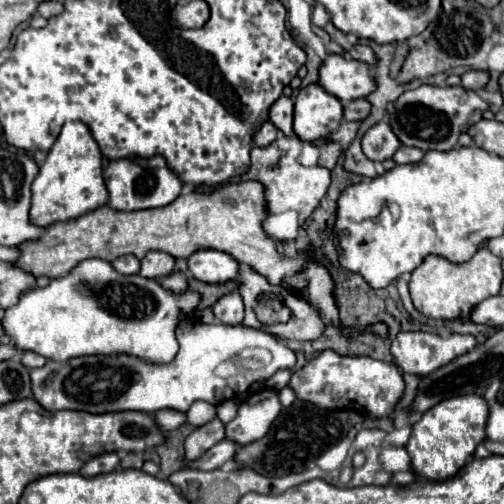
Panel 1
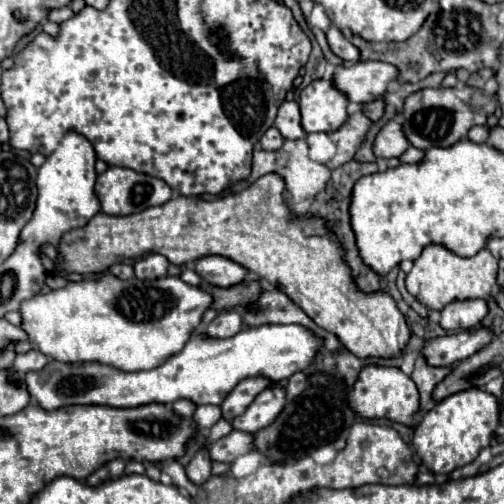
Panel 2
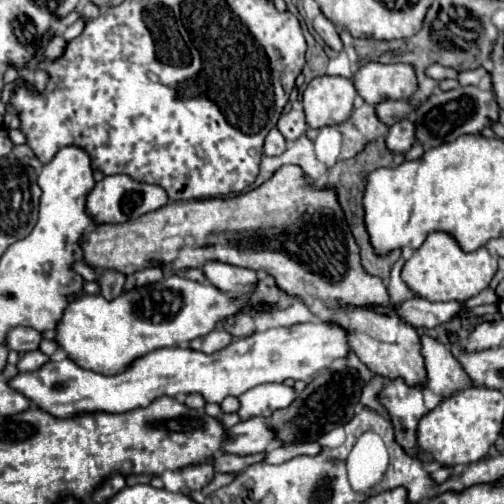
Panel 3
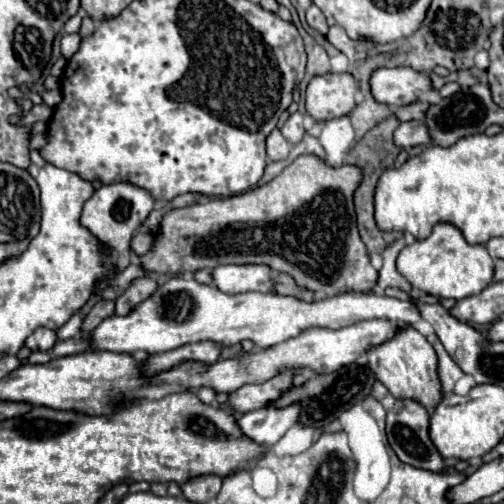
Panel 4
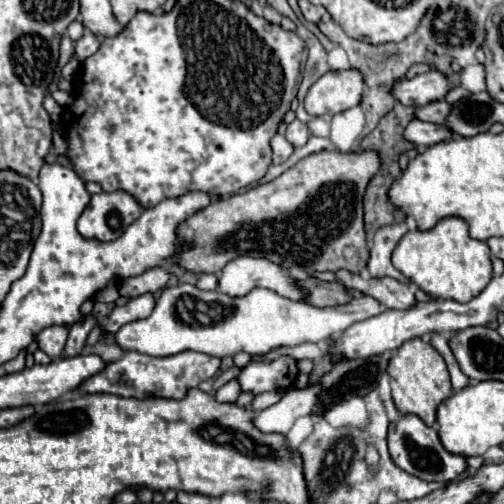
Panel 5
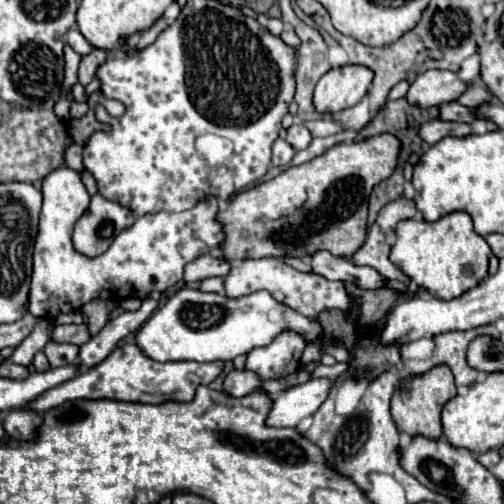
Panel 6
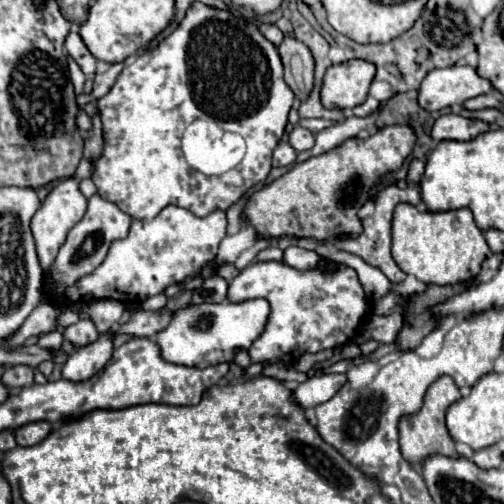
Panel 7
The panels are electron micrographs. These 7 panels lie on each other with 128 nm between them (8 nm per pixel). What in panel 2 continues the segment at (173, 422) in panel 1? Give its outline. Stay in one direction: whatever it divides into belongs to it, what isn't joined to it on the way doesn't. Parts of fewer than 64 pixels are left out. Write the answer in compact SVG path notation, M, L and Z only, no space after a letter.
M176 400L176 402L172 404L172 410L174 410L176 414L184 416L184 418L192 418L192 414L194 414L194 410L196 410L196 404L190 402L190 400Z

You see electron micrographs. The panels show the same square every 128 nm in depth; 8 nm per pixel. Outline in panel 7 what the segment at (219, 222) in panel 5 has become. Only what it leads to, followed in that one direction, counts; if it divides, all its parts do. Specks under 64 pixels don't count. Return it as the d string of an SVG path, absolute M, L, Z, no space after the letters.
M384 126L376 134L368 138L352 138L340 144L338 148L324 152L320 156L308 158L306 162L294 164L292 170L288 170L284 176L274 180L272 184L264 186L262 190L254 192L244 208L244 214L250 218L254 228L260 236L312 236L318 240L330 240L332 236L340 232L360 232L360 218L356 216L358 208L368 200L368 190L378 182L388 170L398 170L404 160L412 154L412 148L416 144L416 134L410 126Z

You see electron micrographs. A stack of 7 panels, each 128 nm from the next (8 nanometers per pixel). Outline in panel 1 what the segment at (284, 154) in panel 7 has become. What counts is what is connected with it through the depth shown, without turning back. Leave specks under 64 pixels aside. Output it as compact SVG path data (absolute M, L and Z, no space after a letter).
M264 122L262 128L260 128L260 132L256 132L256 136L254 136L254 142L256 142L256 146L264 148L264 146L270 146L276 138L278 138L276 126L272 122Z

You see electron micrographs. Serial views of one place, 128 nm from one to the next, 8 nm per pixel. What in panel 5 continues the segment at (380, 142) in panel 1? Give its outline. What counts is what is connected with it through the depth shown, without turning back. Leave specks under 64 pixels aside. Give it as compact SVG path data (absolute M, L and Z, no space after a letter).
M414 118L408 124L408 128L404 130L404 138L418 144L418 146L432 146L432 144L438 144L442 140L448 140L450 136L454 136L454 132L448 126L422 122L418 118Z

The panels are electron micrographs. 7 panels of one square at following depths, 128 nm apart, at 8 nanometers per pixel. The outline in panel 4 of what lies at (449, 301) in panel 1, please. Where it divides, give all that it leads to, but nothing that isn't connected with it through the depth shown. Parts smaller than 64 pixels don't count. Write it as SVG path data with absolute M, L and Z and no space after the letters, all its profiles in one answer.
M448 222L436 224L428 238L404 246L402 252L398 254L396 268L414 288L438 298L454 298L454 300L480 294L492 282L494 274L494 262L488 256L486 246L468 244L464 234L454 224Z

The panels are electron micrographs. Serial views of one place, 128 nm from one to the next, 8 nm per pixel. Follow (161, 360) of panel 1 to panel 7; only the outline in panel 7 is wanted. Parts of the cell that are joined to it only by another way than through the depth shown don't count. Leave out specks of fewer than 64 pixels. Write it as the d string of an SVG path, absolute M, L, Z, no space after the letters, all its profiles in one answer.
M264 298L246 300L240 304L224 302L224 304L198 304L184 310L178 310L172 318L172 324L156 334L156 344L162 350L164 360L172 364L192 366L192 368L208 368L220 362L232 362L238 350L248 350L252 340L260 336L264 324L268 320L270 306Z

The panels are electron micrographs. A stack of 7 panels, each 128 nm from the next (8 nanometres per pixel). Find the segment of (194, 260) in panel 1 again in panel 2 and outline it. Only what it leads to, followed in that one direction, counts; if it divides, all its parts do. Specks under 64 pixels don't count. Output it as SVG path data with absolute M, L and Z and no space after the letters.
M204 256L194 262L194 270L212 286L230 288L240 284L248 270L224 256Z

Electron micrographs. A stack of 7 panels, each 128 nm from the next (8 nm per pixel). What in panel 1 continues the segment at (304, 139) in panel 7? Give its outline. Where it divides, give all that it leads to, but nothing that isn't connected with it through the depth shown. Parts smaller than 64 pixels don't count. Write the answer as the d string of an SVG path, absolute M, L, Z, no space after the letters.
M280 96L276 100L276 104L272 104L272 108L270 108L270 122L278 130L282 130L284 136L294 136L292 120L294 120L294 102L292 102L292 98Z

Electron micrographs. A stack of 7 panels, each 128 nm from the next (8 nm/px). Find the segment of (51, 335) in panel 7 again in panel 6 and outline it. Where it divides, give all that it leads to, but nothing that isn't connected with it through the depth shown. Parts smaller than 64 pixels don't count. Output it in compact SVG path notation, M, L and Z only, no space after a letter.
M48 340L48 344L44 346L44 354L46 354L50 366L58 368L58 366L74 364L76 356L78 356L78 348L74 344L60 344L60 342Z

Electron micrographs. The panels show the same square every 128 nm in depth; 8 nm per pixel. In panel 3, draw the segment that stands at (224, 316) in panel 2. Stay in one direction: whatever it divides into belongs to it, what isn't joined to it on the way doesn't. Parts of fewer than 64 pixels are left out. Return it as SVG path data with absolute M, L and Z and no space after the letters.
M216 328L208 336L202 336L202 338L192 340L190 342L190 348L192 350L198 350L198 352L204 352L204 354L214 354L214 352L226 348L230 342L232 342L232 336L226 330Z

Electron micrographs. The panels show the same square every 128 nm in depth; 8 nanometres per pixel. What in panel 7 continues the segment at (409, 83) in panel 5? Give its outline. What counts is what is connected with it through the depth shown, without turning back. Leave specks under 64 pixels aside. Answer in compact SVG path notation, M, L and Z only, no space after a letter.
M450 66L430 72L418 94L422 108L434 112L440 108L460 108L464 100L490 94L494 88L486 78L480 78L472 66Z

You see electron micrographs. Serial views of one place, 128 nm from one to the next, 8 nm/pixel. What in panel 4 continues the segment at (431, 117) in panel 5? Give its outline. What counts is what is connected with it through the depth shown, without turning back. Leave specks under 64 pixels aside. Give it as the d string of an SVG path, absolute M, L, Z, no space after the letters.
M414 102L414 104L408 104L408 106L398 108L396 116L398 116L402 122L406 122L406 120L424 120L428 108L430 108L428 102Z

